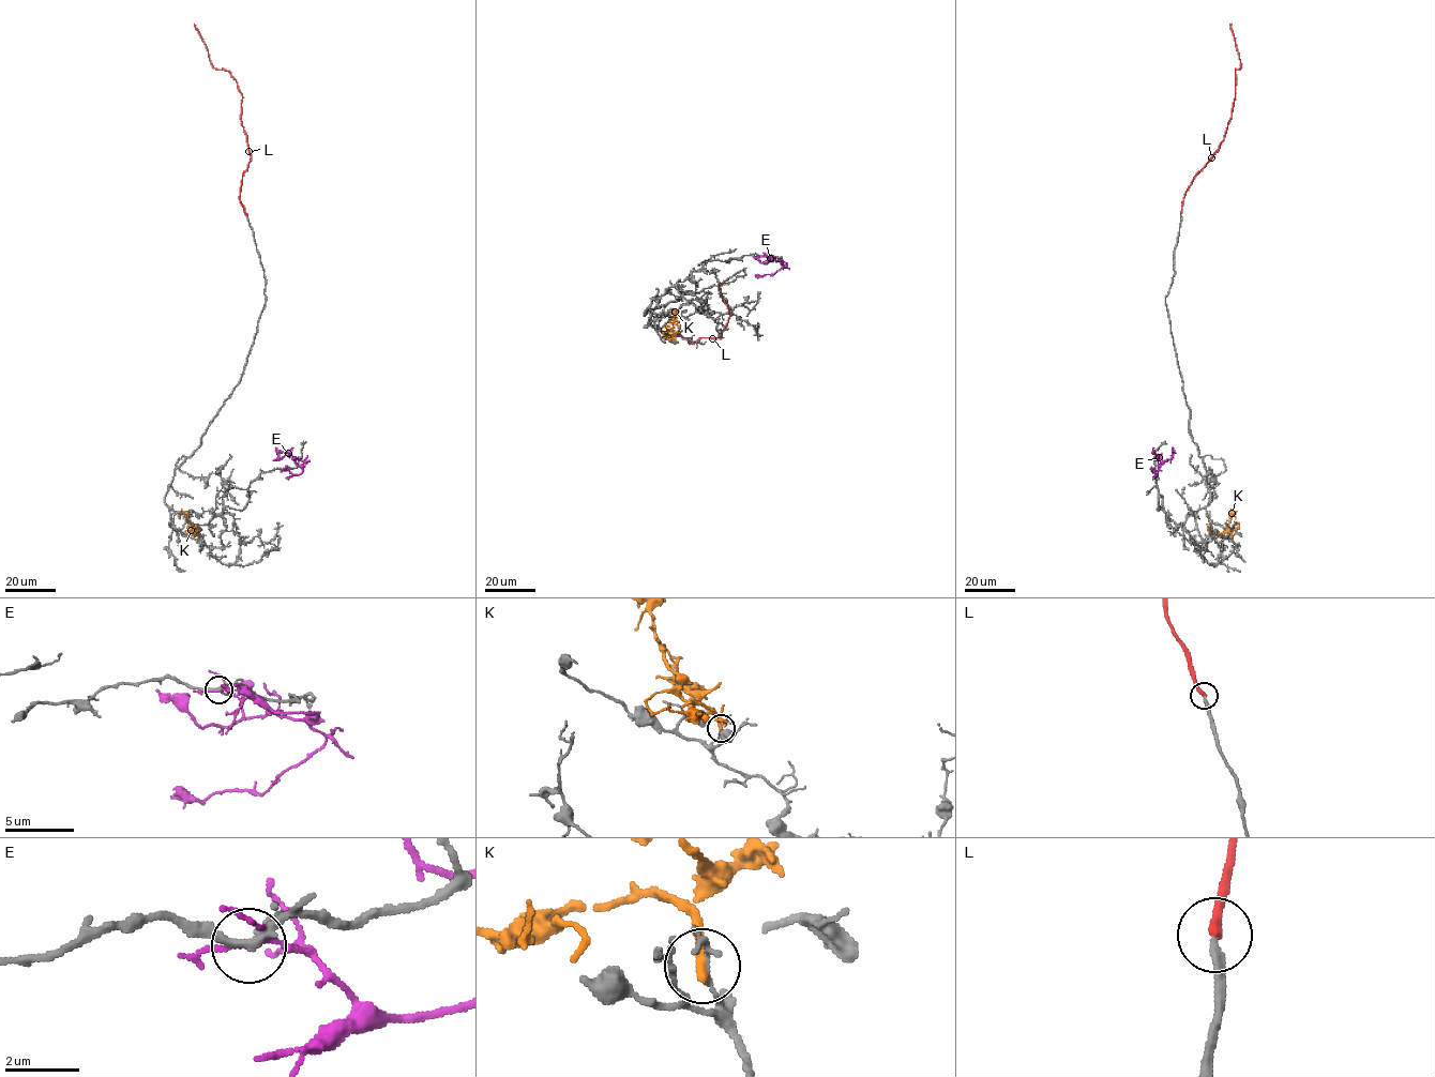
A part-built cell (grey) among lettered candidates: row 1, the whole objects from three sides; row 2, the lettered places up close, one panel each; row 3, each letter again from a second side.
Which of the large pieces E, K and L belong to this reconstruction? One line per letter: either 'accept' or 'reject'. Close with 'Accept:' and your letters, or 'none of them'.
E: reject
K: reject
L: reject
Accept: none of them

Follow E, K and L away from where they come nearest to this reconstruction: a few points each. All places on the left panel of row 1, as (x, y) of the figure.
E: (285, 470), (300, 474), (304, 461), (275, 448)
K: (198, 536), (193, 532), (197, 524)
L: (246, 215), (240, 192), (242, 176), (251, 157), (241, 120), (242, 95), (228, 71), (212, 65), (194, 24)

